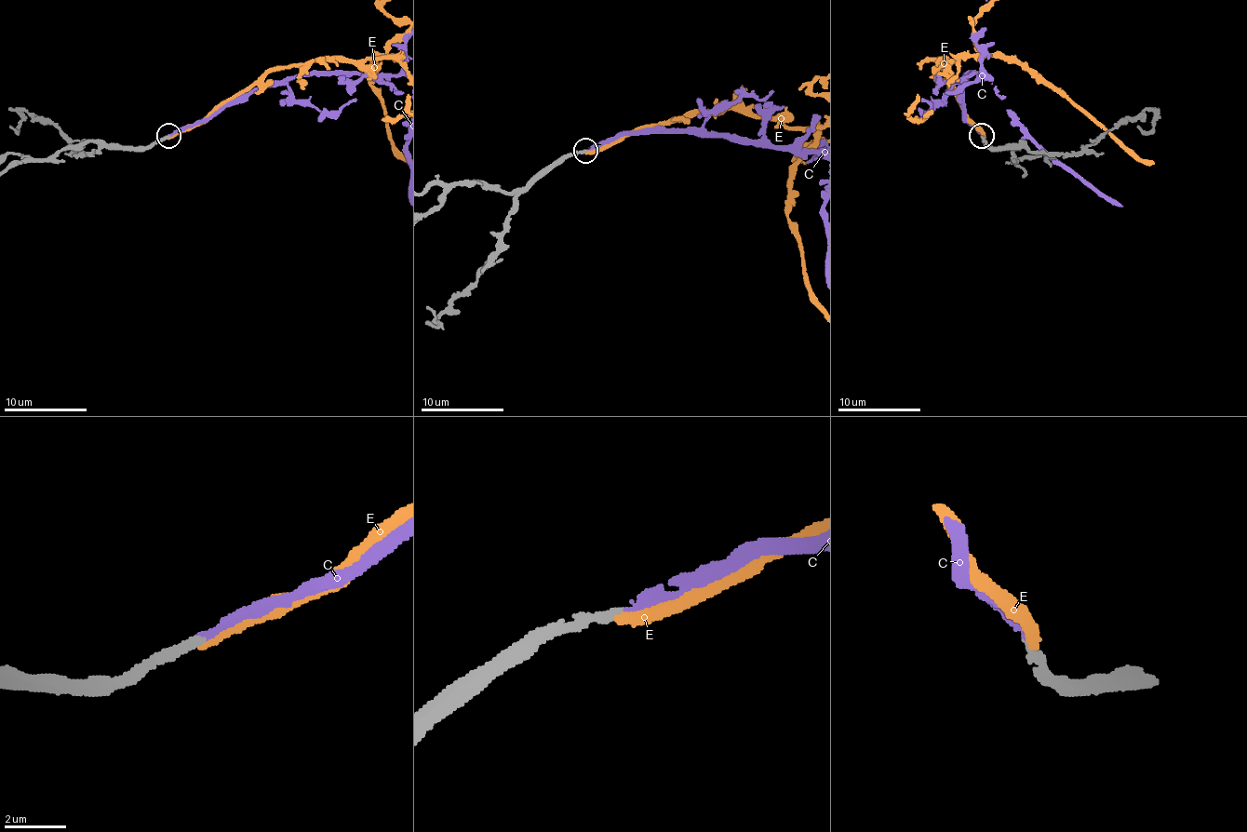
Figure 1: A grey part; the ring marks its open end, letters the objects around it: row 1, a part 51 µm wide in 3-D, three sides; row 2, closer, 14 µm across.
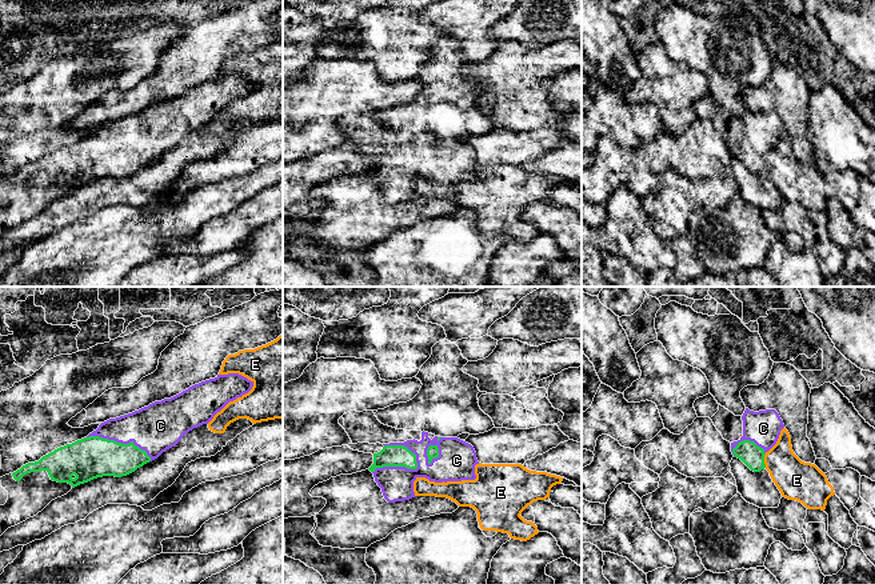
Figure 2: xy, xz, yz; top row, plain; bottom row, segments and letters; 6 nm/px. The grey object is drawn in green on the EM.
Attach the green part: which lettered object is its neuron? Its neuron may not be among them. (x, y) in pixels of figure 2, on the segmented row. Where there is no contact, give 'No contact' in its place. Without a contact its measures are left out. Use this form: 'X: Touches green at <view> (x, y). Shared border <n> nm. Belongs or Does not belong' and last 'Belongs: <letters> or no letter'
C: Touches green at xz (400, 466). Shared border 300 nm. Belongs
E: Touches green at yz (763, 460). Shared border 90 nm. Does not belong
Belongs: C

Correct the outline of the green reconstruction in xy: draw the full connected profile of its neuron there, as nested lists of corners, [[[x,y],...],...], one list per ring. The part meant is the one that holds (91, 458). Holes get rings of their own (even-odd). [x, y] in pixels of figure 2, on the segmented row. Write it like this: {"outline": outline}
{"outline": [[[239,373],[217,375],[171,399],[155,401],[132,413],[109,419],[87,437],[60,447],[39,461],[23,465],[12,476],[20,481],[27,473],[47,471],[51,480],[68,483],[72,488],[103,476],[127,476],[175,447],[193,428],[208,424],[229,401],[248,393],[252,387],[253,381]]]}

